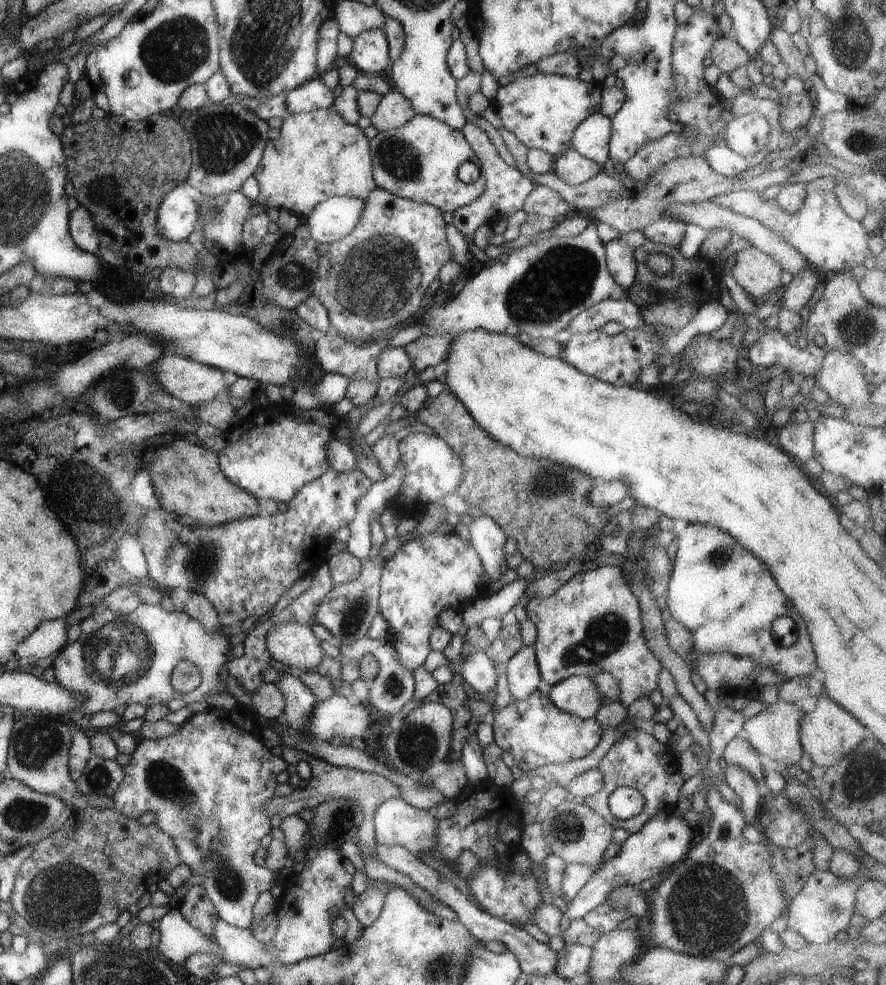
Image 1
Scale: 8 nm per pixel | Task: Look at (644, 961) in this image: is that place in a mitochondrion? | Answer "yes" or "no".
no

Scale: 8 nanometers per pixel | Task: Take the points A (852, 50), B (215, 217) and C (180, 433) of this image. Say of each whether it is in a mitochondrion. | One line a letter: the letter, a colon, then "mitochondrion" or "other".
A: mitochondrion
B: mitochondrion
C: other

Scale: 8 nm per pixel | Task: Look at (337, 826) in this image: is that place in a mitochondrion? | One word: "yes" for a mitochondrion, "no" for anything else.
yes

